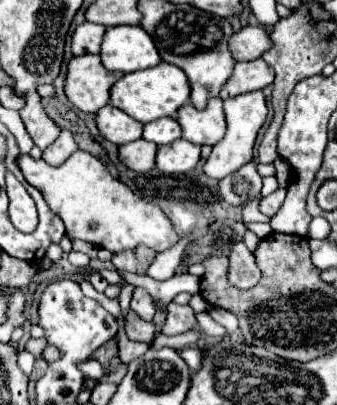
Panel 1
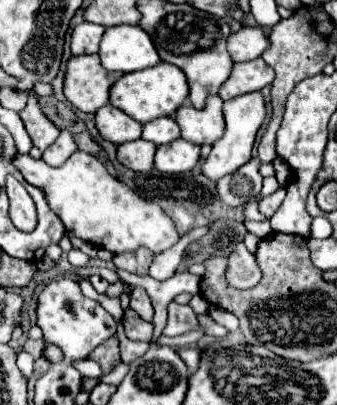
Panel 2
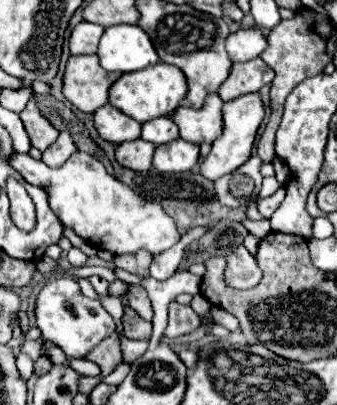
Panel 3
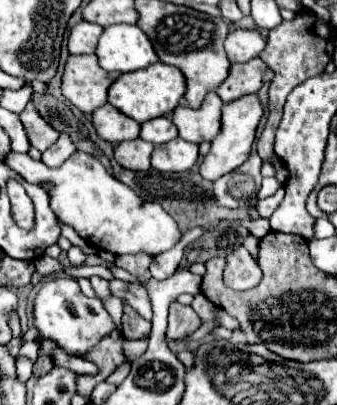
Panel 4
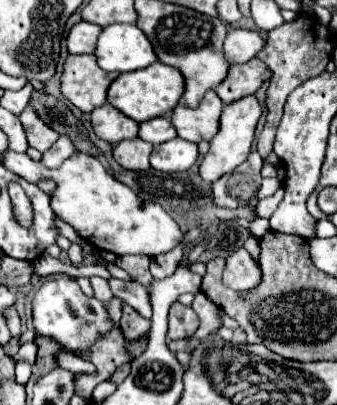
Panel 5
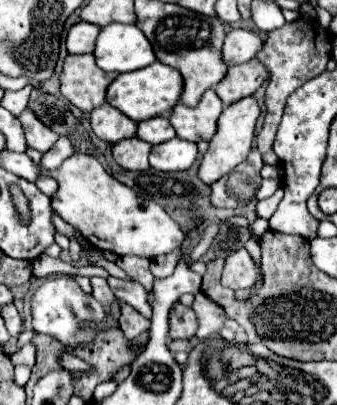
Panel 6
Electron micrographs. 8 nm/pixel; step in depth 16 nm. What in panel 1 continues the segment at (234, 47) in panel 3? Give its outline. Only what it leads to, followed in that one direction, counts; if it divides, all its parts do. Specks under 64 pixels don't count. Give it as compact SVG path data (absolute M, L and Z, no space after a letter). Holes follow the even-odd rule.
M246 26L230 36L228 50L236 62L246 62L260 58L270 44L270 36L262 26Z

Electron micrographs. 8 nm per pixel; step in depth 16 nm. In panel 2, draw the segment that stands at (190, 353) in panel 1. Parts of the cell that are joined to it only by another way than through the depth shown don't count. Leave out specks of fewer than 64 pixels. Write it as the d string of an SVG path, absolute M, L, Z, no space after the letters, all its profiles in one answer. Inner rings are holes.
M184 348L182 352L180 352L180 358L184 360L184 364L190 368L190 370L196 370L198 366L198 360L200 360L200 352L198 352L198 348Z

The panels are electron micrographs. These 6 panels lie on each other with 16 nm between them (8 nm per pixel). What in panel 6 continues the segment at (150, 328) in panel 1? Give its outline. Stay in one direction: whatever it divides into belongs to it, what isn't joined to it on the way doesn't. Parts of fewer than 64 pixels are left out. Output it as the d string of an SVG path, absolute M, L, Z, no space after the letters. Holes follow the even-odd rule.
M120 302L120 320L118 322L120 322L120 330L124 332L124 336L128 340L136 338L140 332L148 330L148 326L150 326L148 318L140 316L132 306L128 306L124 302Z

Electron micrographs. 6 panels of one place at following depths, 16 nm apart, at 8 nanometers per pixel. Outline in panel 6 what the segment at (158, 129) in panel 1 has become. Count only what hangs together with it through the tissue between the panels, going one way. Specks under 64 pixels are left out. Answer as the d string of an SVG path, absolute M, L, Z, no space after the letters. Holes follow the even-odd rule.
M156 116L156 118L148 118L148 120L142 120L138 122L138 132L136 136L144 142L150 142L150 144L160 144L160 142L166 142L170 138L176 136L174 128L170 126L168 118L164 116Z

